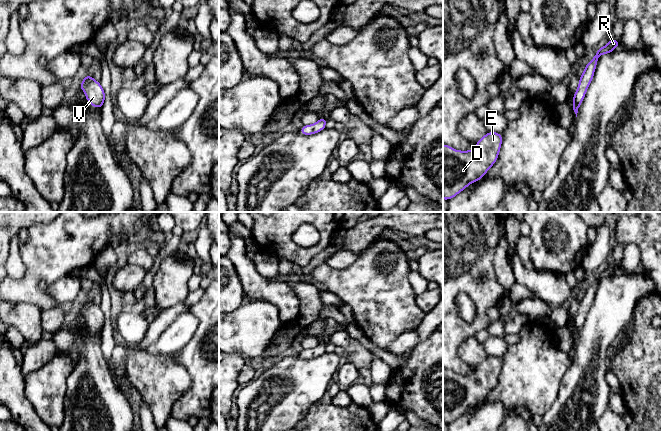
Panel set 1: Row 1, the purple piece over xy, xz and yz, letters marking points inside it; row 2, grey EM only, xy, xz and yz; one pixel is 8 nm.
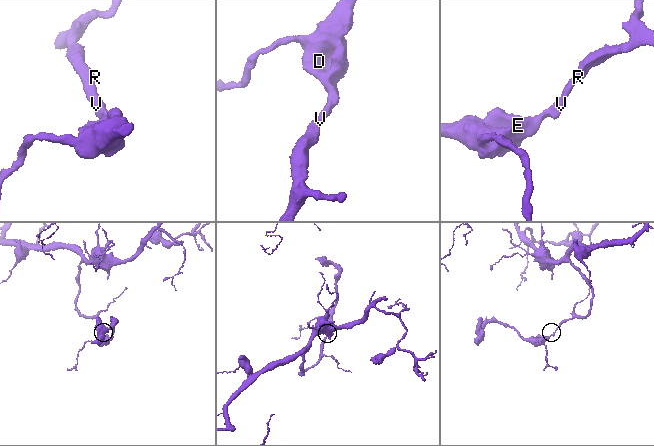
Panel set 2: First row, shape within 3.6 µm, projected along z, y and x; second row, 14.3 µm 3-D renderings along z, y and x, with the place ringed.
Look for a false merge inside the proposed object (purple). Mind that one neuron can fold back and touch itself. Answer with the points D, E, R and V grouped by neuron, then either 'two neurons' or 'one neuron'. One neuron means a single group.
groups D E R V; one neuron

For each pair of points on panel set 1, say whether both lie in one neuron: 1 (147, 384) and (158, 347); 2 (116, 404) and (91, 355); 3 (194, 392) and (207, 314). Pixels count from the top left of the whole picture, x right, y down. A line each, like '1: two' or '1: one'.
1: two
2: one
3: one

